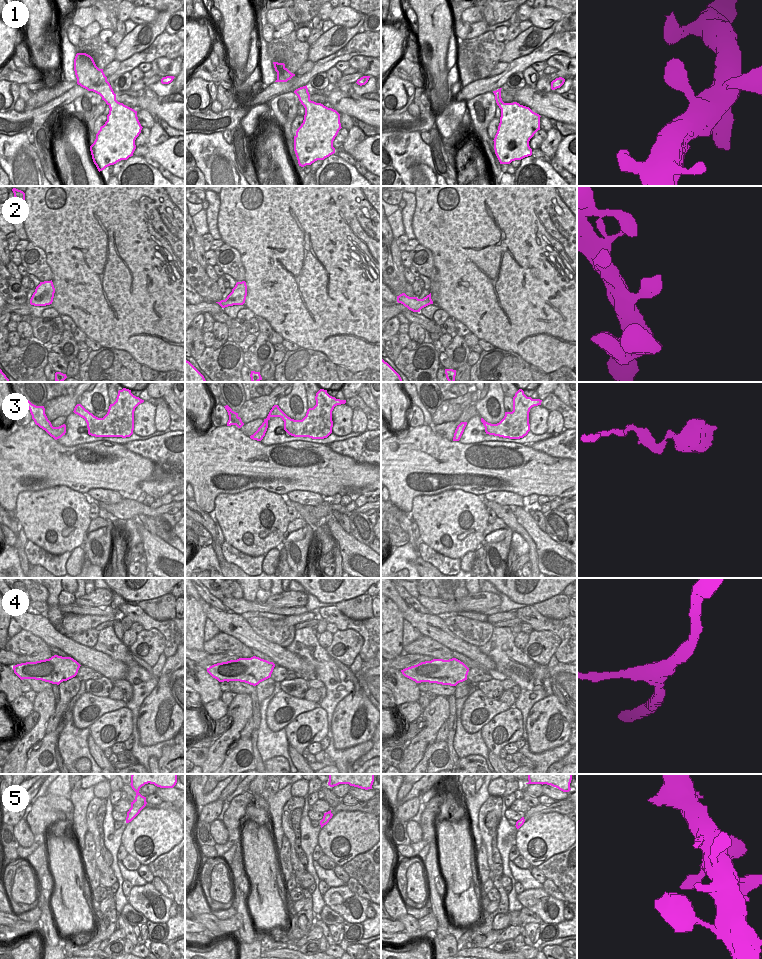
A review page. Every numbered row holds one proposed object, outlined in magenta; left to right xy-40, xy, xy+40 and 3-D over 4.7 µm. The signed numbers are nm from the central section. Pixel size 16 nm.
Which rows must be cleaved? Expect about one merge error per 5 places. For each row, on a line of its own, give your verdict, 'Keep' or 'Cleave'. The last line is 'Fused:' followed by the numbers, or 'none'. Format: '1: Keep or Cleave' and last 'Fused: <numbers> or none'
1: Keep
2: Keep
3: Keep
4: Keep
5: Keep
Fused: none.

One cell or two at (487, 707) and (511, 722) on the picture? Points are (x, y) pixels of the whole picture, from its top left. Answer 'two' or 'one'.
two

